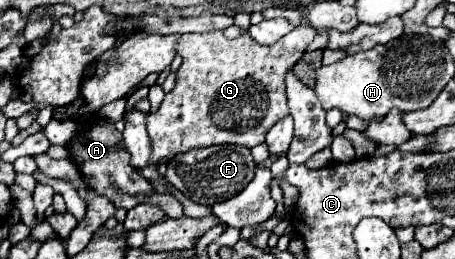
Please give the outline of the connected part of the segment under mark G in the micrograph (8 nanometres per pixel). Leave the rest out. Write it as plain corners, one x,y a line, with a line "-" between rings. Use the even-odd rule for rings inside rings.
298,26
272,46
262,46
242,34
234,40
226,38
222,30
212,30
210,34
184,34
176,42
176,52
182,56
182,66
176,72
176,86
164,96
156,114
148,114
148,132
152,138
152,164
162,158
174,158
180,152
192,148
204,148
214,144
242,144
254,148
264,142
268,130
284,116
288,116
284,74
294,62
300,60
306,46
314,40
316,32
312,26

